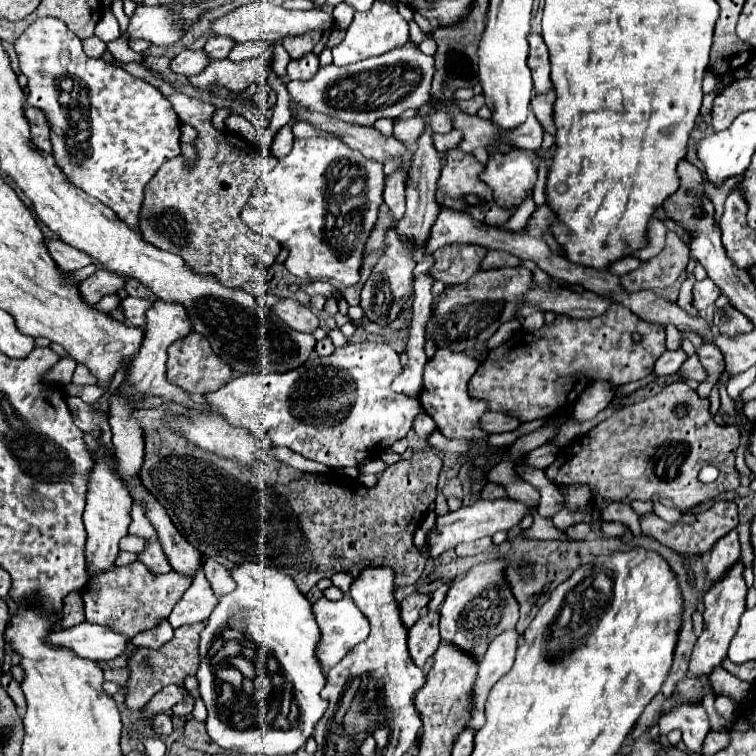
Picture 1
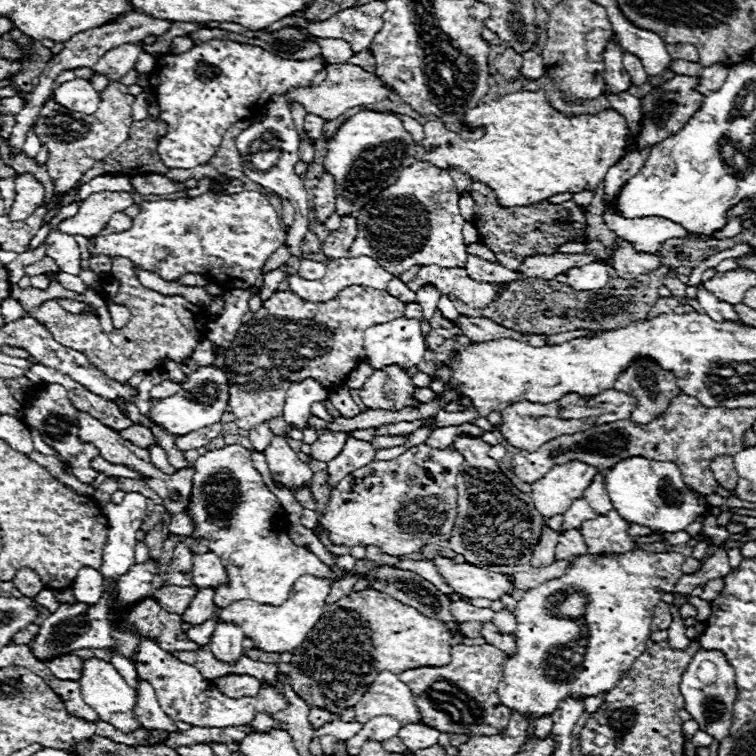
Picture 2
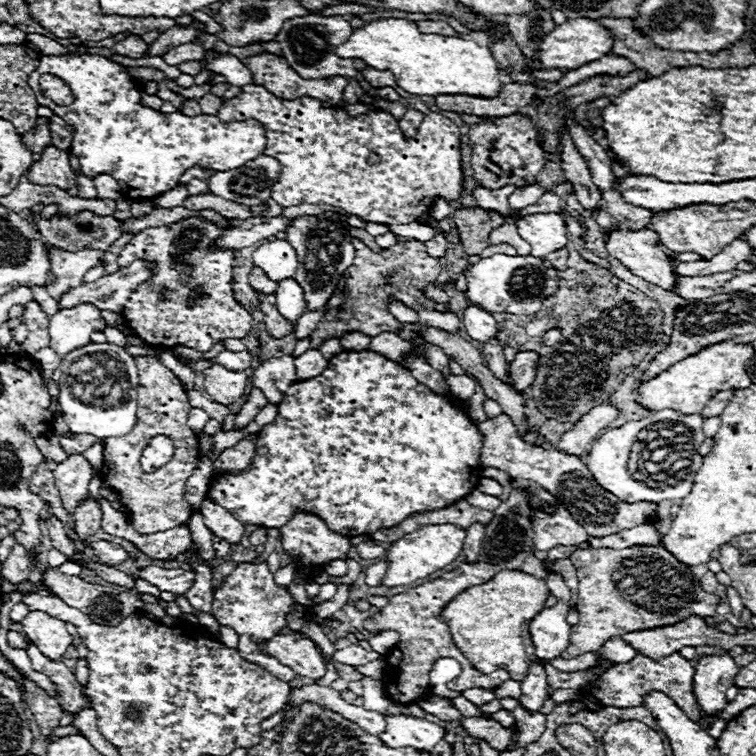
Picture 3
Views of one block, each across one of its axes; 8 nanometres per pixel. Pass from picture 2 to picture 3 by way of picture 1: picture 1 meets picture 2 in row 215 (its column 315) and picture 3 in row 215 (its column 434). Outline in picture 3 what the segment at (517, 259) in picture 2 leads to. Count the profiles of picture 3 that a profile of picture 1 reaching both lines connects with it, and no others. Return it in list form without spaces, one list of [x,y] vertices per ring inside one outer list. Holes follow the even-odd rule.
[[[478,208],[478,210],[456,210],[456,214],[452,218],[456,222],[460,242],[470,256],[480,254],[488,246],[490,230],[498,228],[504,222],[504,218],[498,216],[496,212],[486,212],[482,208]]]

